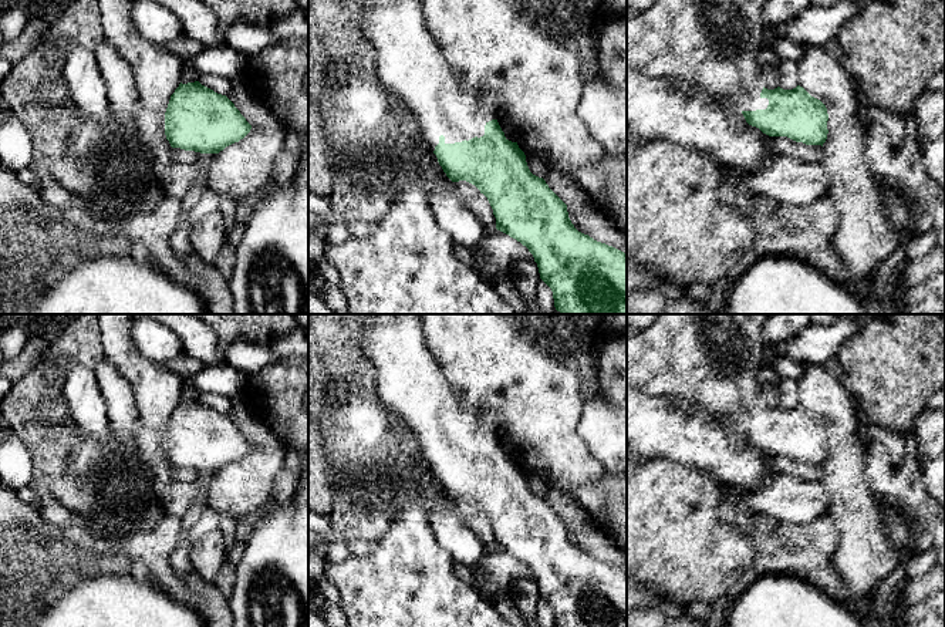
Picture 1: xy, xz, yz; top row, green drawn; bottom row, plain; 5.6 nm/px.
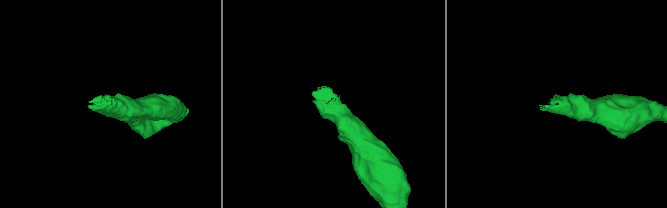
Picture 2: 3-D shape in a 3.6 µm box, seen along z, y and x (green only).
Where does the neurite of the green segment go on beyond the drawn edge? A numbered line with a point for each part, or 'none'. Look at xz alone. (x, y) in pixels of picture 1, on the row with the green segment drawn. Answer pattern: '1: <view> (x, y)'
none

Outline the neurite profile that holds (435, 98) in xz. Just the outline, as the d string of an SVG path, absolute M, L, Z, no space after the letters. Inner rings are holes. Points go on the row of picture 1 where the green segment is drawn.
M402 67L398 70L398 88L392 92L408 105L432 154L441 135L445 136L445 144L480 138L485 135L485 125L497 119L495 114L480 107L479 92L462 88L458 73L446 67L438 70L433 67Z

